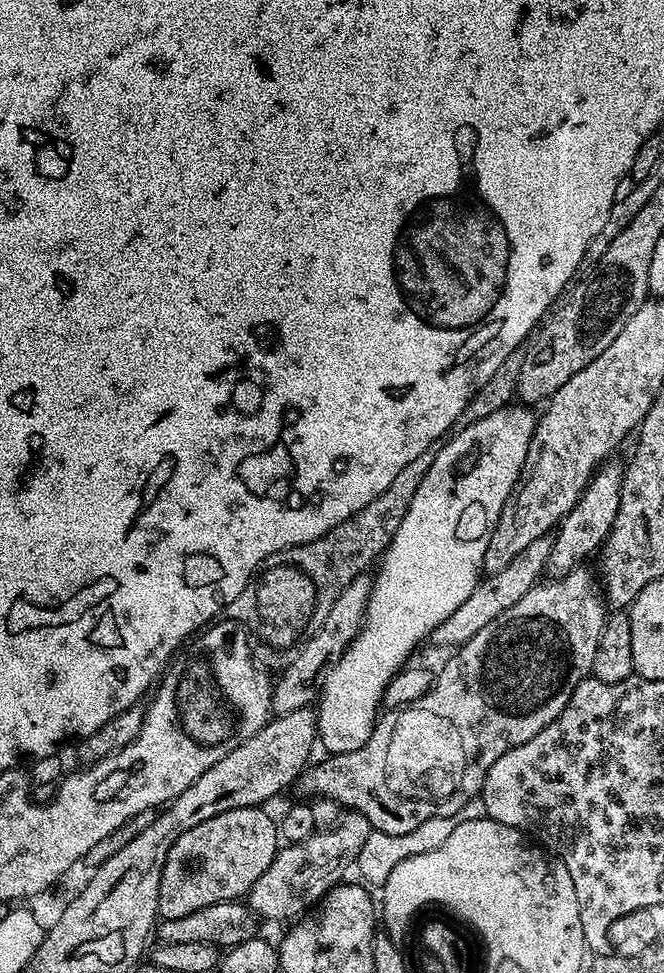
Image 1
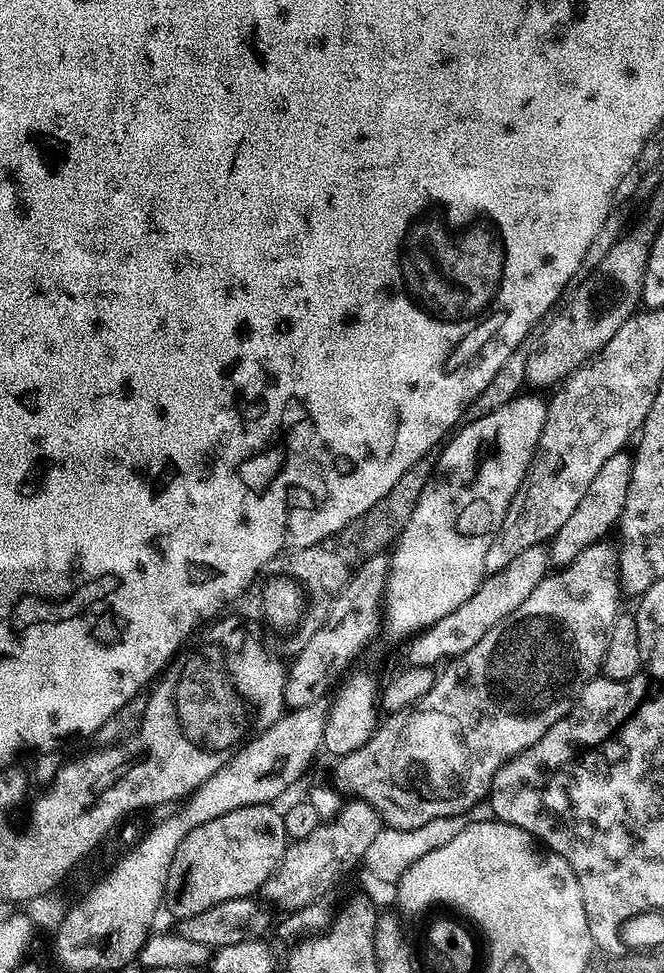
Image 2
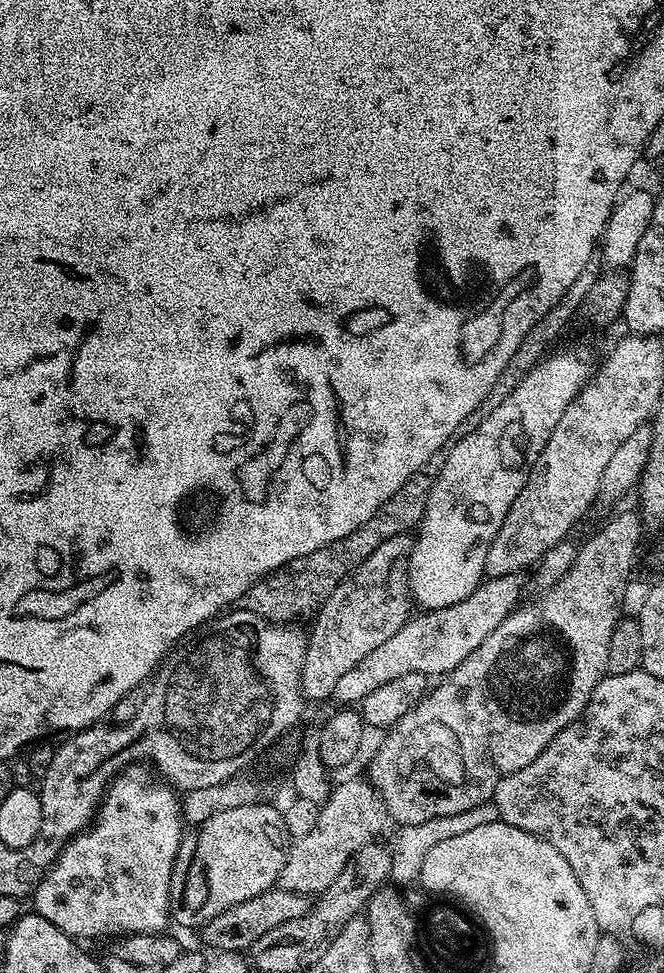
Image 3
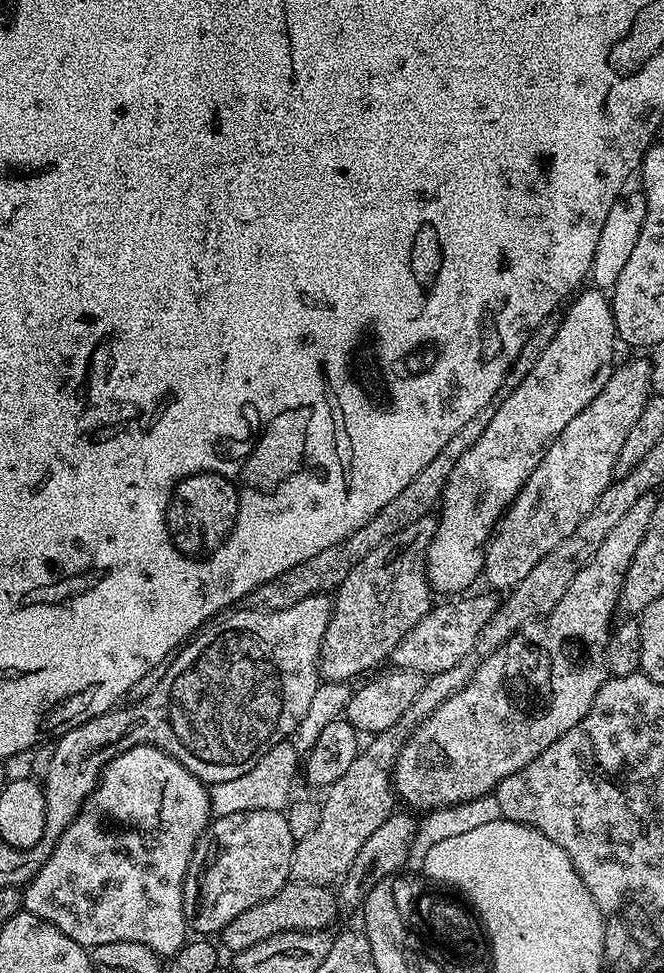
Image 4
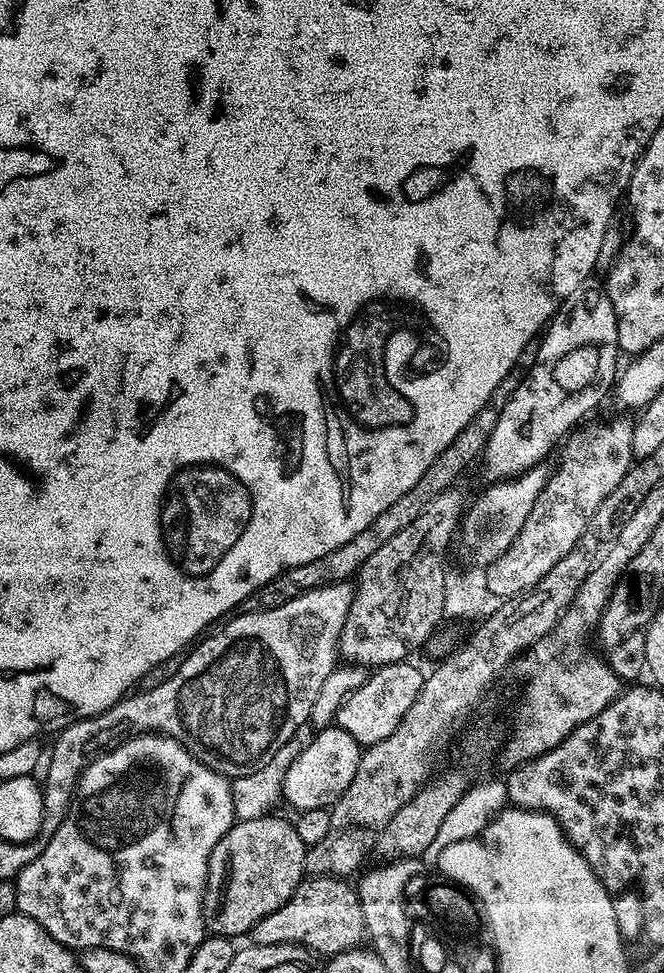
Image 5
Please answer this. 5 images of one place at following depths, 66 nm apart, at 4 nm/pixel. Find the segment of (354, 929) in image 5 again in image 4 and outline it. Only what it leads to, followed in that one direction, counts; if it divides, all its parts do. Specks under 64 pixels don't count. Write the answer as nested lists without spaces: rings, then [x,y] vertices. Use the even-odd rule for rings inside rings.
[[[289,882],[284,885],[282,890],[278,890],[278,894],[274,894],[274,898],[266,898],[266,902],[258,902],[254,906],[250,906],[250,910],[242,910],[242,914],[238,914],[238,918],[234,918],[234,922],[230,922],[220,931],[218,934],[219,943],[221,945],[224,943],[229,948],[229,953],[235,954],[246,950],[246,946],[254,946],[254,942],[274,938],[274,934],[282,934],[283,932],[318,932],[327,929],[329,927],[327,924],[336,916],[337,897],[334,892],[334,897],[332,897],[332,892],[331,887],[323,884]]]

